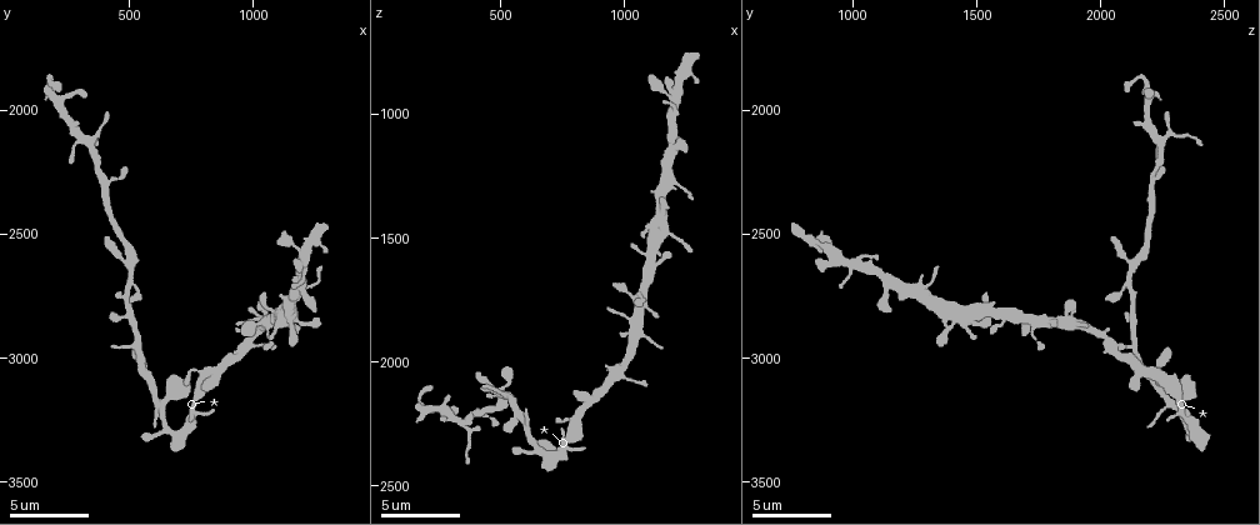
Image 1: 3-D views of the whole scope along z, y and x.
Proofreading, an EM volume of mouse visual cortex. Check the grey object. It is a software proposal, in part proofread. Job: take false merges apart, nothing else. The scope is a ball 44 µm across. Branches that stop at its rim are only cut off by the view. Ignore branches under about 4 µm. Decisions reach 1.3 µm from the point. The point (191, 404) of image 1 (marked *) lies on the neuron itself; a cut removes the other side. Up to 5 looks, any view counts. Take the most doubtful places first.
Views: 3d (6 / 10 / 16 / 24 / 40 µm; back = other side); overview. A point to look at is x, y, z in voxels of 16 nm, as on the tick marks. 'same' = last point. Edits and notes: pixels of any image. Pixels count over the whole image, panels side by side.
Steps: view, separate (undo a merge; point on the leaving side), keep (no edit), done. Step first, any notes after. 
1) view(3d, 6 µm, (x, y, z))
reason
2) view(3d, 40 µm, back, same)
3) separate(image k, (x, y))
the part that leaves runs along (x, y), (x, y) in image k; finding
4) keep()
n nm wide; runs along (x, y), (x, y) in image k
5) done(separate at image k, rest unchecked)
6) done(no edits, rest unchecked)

view(3d, 6 µm, (1150, 2790, 1300))
calibre changes

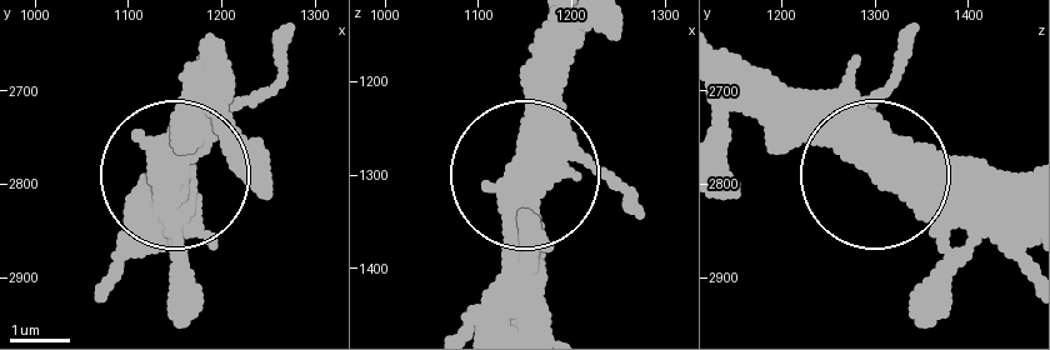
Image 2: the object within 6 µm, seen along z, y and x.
view(3d, 6 µm, back, (1140, 2780, 1295))

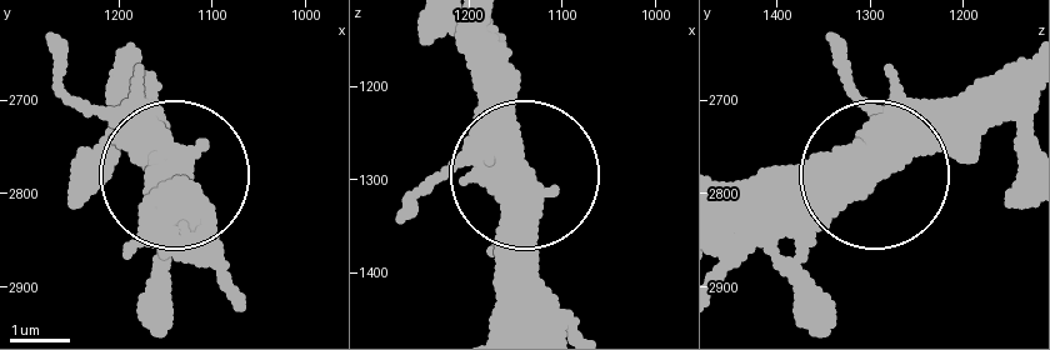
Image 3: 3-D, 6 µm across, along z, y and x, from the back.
keep()
continuous, no second neuron

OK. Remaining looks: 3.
view(3d, 10 µm, (1210, 2550, 870))
thin neck

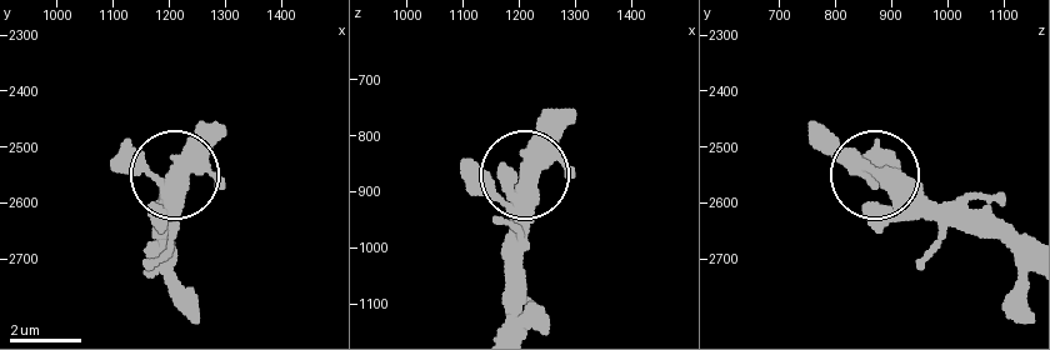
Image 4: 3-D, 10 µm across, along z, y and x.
view(3d, 10 µm, back, (1215, 2545, 855))

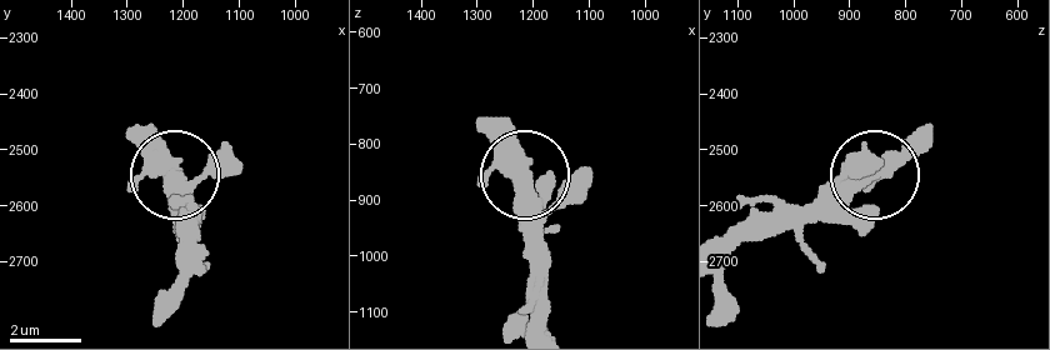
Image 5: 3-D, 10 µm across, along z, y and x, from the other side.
keep()
runs along (723, 255), (848, 199), (873, 178) in image 5; one neuron here

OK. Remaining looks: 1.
view(3d, 10 µm, (1030, 2890, 1950))
a narrow waist

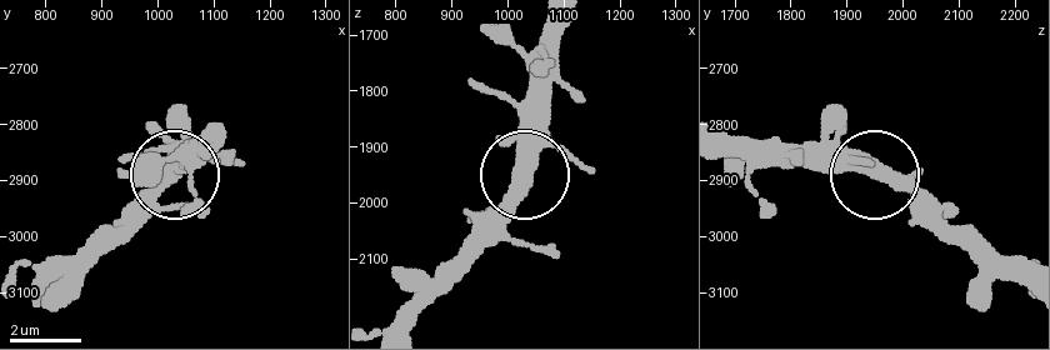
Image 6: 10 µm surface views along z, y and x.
keep()
runs along (1023, 286), (986, 269), (906, 191), (853, 170), (756, 161) in image 6; all the same neuron

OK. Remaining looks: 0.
done(no edits, rest unchecked)

